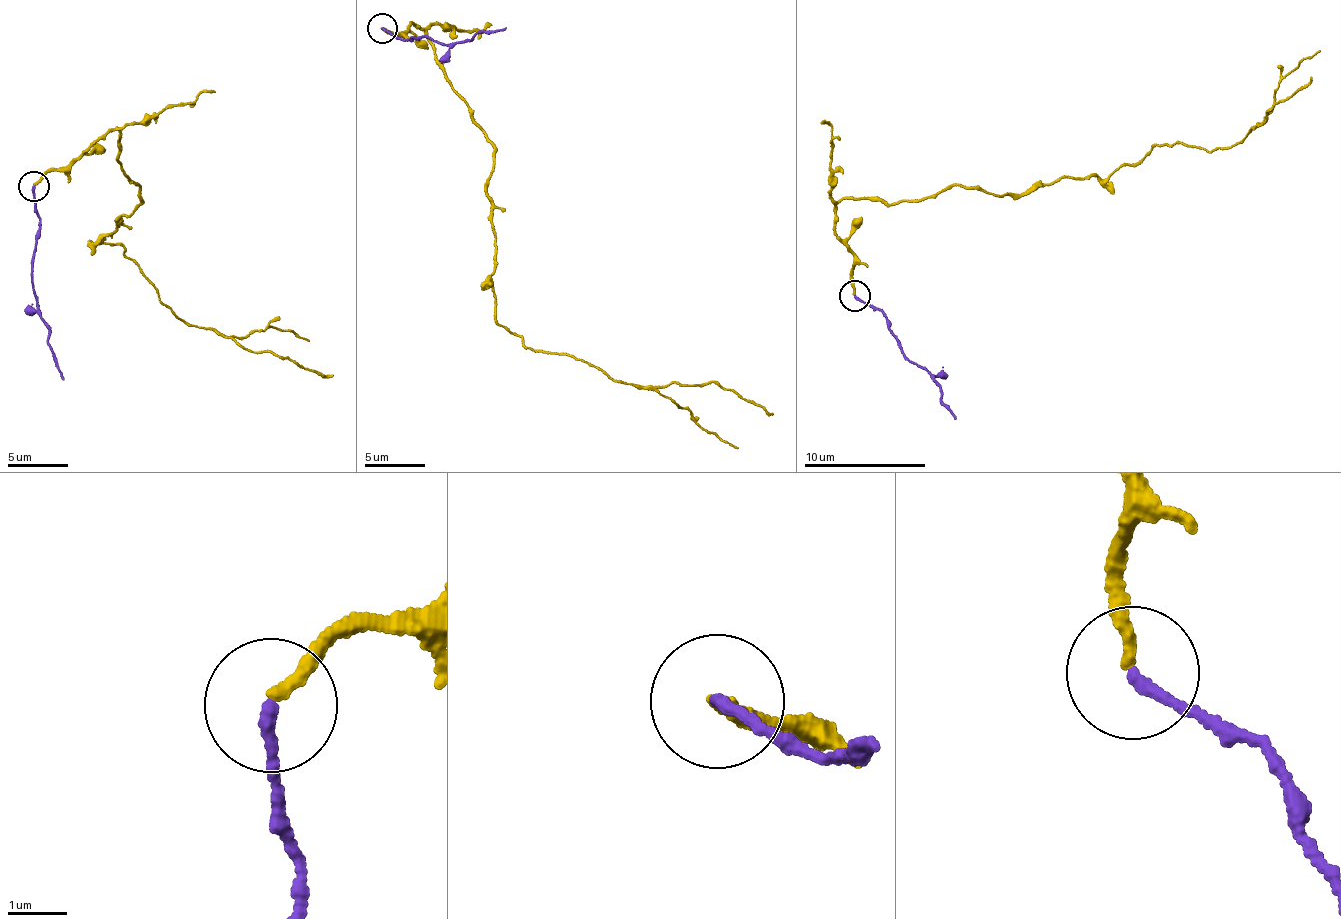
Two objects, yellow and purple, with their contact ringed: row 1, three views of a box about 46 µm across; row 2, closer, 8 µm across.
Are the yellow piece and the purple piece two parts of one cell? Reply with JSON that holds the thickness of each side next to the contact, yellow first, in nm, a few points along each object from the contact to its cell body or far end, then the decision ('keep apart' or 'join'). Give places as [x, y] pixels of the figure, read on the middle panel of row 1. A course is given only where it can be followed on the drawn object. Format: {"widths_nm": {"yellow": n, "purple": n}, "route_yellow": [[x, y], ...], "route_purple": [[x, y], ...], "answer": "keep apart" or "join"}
{"widths_nm": {"yellow": 200, "purple": 190}, "route_yellow": [[381, 29], [413, 23], [495, 147], [488, 281], [500, 324], [614, 379], [653, 390], [714, 384], [771, 415]], "route_purple": [[382, 27], [404, 40], [428, 36], [447, 45], [468, 40], [475, 34], [506, 28]], "answer": "keep apart"}

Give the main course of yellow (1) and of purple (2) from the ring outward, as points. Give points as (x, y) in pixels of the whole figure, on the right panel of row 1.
1: (854, 294), (842, 200), (1104, 180), (1152, 147), (1238, 143), (1311, 77)
2: (854, 296), (882, 312), (908, 362), (928, 370), (938, 386), (941, 402), (955, 418)

